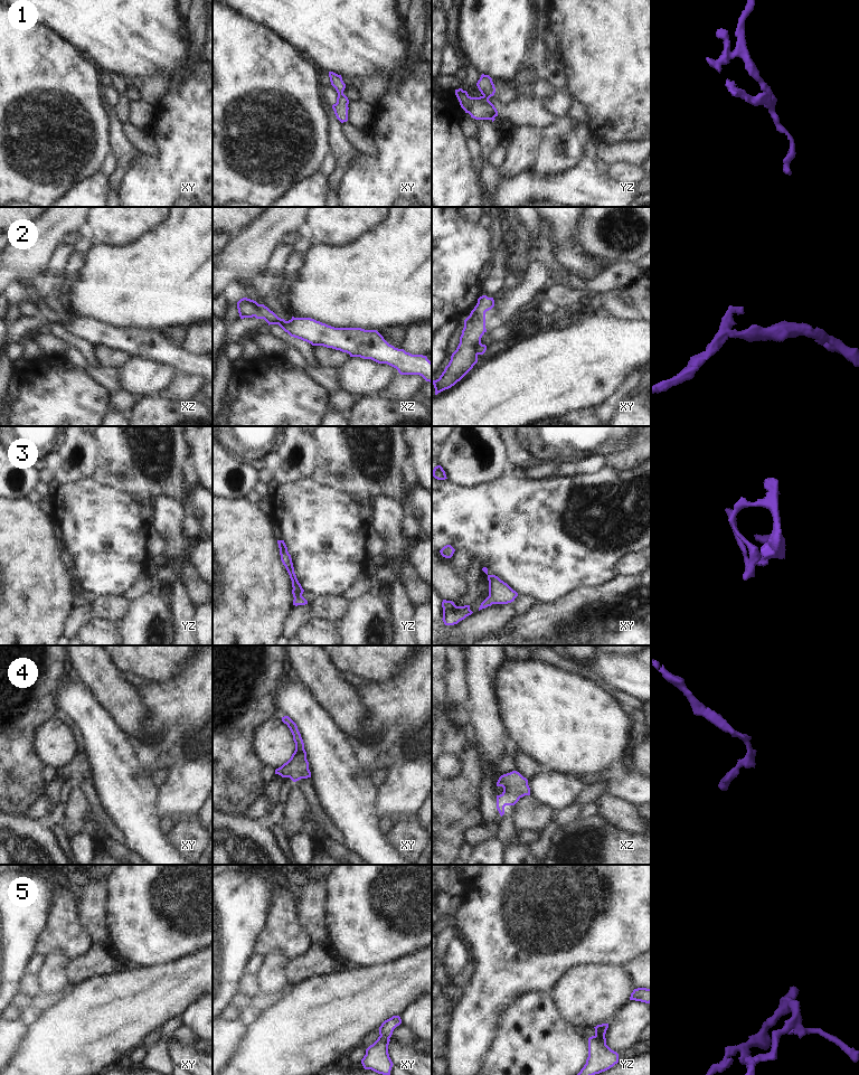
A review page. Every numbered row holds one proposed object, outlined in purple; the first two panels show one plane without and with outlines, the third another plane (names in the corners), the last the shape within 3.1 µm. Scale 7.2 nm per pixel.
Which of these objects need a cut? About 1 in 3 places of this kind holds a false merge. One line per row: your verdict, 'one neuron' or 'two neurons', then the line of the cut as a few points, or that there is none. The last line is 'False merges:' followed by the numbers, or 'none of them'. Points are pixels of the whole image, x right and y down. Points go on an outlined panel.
1: one neuron; cut none
2: two neurons; cut xz (258, 304), (255, 317)
3: one neuron; cut none
4: one neuron; cut none
5: one neuron; cut none
False merges: 2

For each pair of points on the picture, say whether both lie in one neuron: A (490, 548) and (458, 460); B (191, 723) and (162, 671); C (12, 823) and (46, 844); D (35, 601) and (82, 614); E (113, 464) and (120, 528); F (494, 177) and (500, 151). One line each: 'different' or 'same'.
A: different
B: different
C: same
D: different
E: different
F: different

